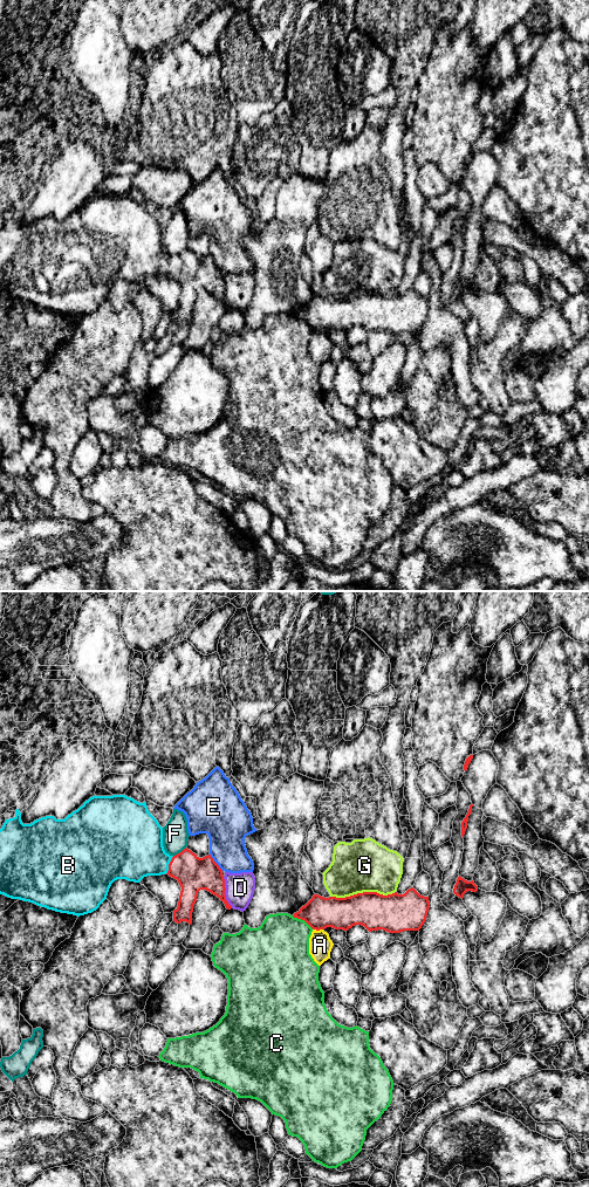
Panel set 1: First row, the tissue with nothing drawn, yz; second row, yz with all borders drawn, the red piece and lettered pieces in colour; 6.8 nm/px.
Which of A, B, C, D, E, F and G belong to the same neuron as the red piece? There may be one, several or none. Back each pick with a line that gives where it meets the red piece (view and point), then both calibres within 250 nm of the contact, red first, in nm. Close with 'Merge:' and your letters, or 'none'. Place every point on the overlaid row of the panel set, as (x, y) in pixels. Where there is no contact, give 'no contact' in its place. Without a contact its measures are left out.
B: meets red in yz at (169, 865); 240 nm thick on the red side, 380 nm on the other
Merge: B

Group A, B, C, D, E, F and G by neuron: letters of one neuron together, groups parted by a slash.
A / B / C / D / E / F / G

